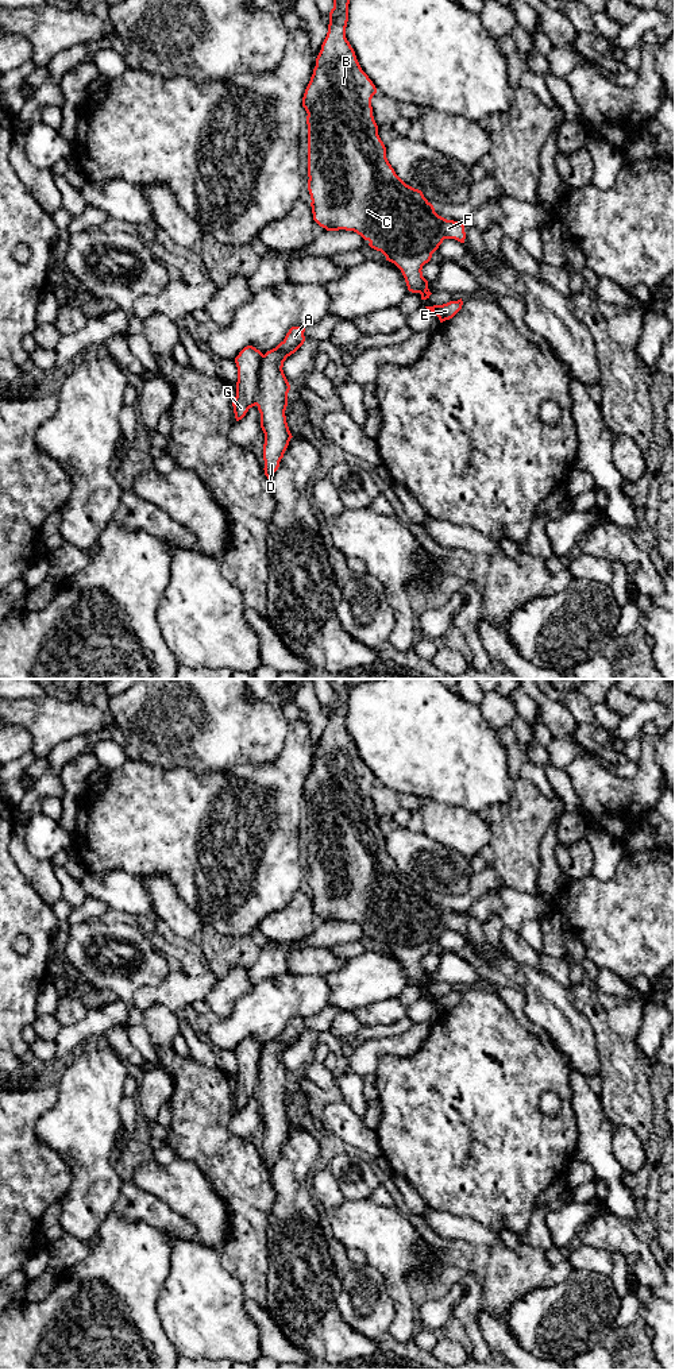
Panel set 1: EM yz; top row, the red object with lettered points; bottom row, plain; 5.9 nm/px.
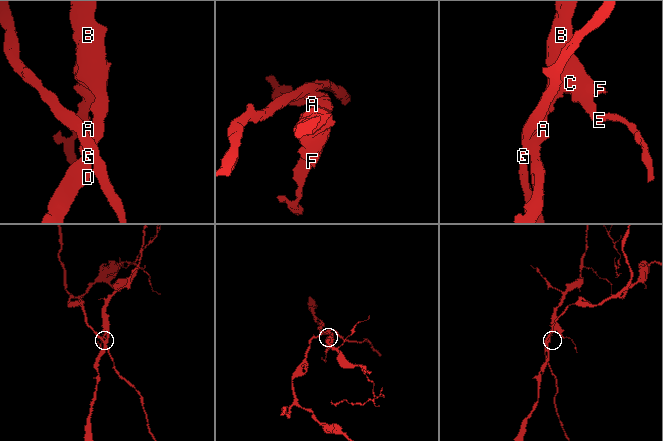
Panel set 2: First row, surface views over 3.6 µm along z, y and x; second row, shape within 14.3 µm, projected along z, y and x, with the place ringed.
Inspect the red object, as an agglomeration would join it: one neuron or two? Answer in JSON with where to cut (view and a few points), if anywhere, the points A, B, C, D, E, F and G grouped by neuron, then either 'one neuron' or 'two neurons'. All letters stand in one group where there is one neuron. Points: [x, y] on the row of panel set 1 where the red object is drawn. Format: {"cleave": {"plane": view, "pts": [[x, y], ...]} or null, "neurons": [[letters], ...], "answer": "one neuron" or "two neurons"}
{"cleave": {"plane": "yz", "pts": [[263, 355], [259, 363], [258, 401], [255, 404]]}, "neurons": [["A", "B", "C", "D", "E", "F"], ["G"]], "answer": "two neurons"}

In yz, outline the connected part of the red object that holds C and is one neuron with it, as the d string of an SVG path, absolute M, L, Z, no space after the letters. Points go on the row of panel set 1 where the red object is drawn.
M333 0L328 32L302 97L302 107L308 113L308 190L313 220L327 231L354 231L369 240L371 248L381 251L386 261L401 270L408 290L420 293L421 300L427 300L432 293L428 289L428 281L423 277L423 266L431 261L432 254L444 239L464 243L464 225L439 216L423 192L406 185L389 163L386 147L378 135L378 126L373 116L371 99L377 93L377 88L362 70L355 51L346 38L348 4L350 0Z

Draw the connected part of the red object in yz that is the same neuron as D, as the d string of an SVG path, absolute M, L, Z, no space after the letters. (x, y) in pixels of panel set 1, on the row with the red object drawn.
M292 327L285 339L263 355L259 367L256 406L261 413L261 428L265 433L263 470L269 481L278 470L293 437L285 416L290 385L282 367L286 358L304 344L304 332L304 327Z

